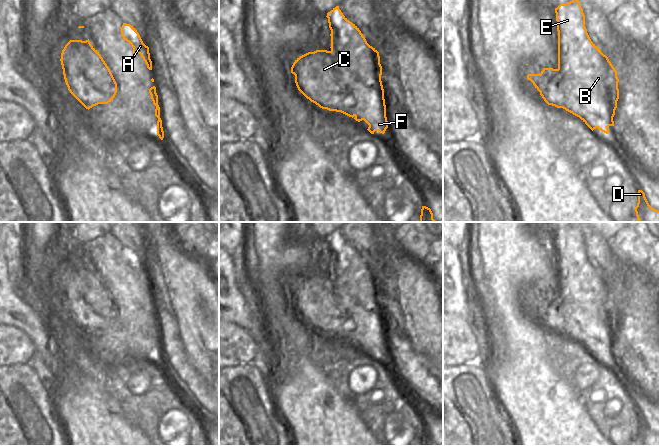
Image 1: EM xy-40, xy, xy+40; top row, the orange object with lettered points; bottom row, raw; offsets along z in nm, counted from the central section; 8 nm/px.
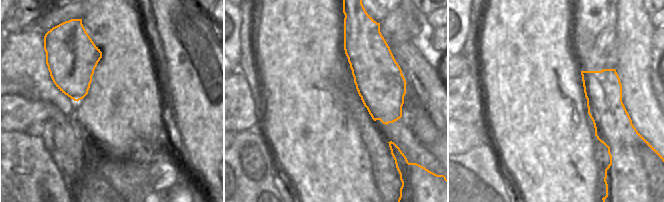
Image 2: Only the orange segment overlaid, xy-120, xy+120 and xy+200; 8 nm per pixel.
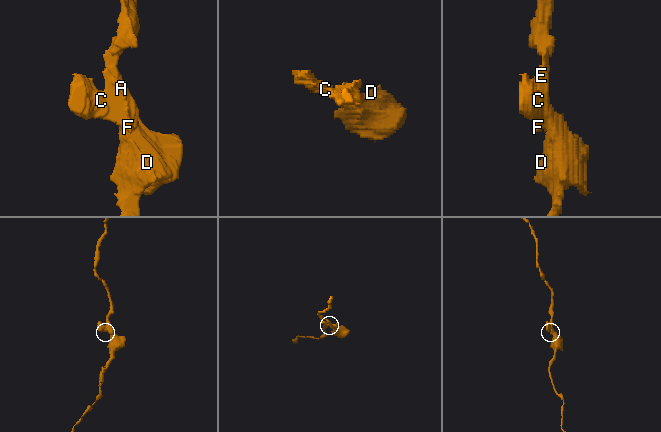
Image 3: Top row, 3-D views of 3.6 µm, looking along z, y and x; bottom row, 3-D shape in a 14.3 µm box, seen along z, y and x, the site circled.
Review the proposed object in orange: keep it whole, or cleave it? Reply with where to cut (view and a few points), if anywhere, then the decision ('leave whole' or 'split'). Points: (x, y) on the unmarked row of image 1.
xy (331, 274), (334, 277), (334, 292), (348, 317), (341, 335) | split

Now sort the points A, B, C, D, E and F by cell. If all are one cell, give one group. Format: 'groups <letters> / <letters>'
groups A B D E F / C

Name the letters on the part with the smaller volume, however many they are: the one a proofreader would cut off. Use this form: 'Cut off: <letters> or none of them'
Cut off: C

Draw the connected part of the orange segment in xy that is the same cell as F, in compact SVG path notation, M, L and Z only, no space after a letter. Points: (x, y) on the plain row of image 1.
M336 230L328 236L326 241L328 242L329 252L331 254L330 272L335 277L335 293L345 307L349 317L343 327L341 337L354 342L358 346L364 344L369 349L367 354L371 358L374 358L375 355L384 358L388 352L388 345L386 341L384 313L381 305L382 290L380 288L379 276L367 267L359 252L343 239L339 230Z

